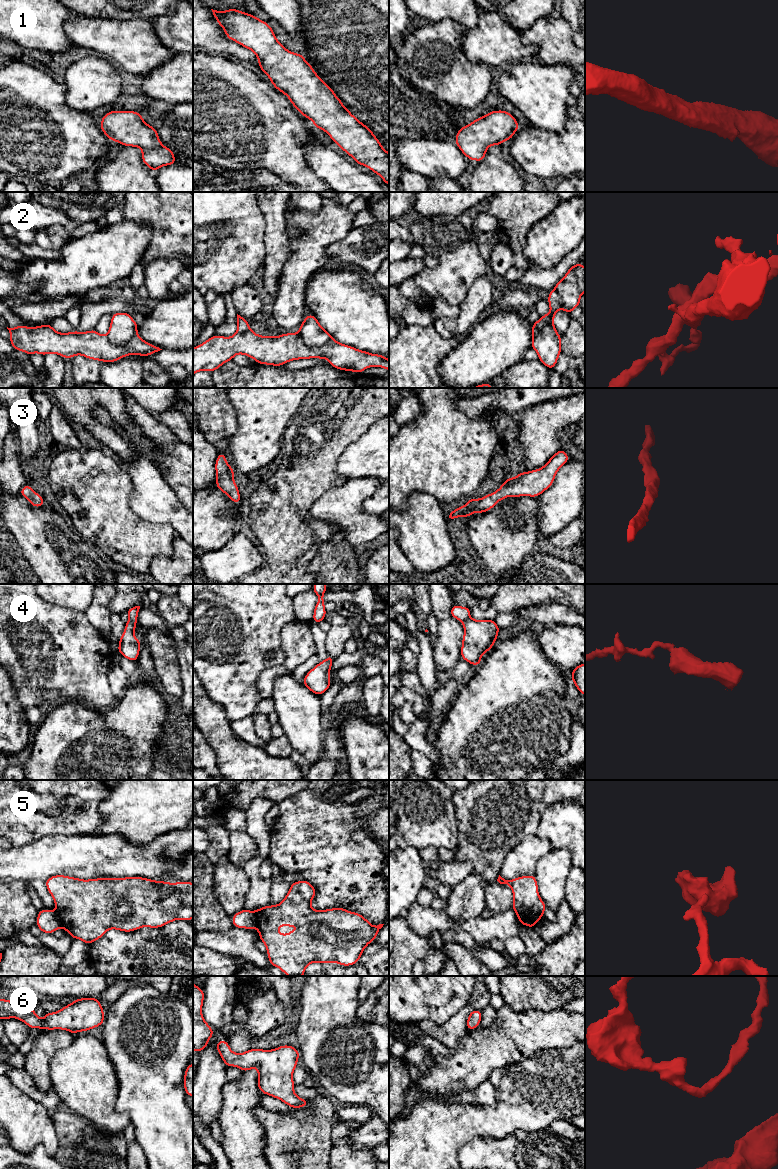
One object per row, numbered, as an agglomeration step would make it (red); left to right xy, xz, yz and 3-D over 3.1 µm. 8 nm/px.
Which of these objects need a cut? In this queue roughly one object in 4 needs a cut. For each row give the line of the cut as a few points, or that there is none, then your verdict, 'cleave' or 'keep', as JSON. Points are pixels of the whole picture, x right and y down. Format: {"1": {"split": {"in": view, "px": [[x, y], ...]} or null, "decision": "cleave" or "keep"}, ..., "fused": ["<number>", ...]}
{"1": {"split": null, "decision": "keep"}, "2": {"split": {"in": "xz", "px": [[298, 333], [300, 338], [312, 347], [320, 347], [332, 337]]}, "decision": "cleave"}, "3": {"split": null, "decision": "keep"}, "4": {"split": {"in": "yz", "px": [[469, 616], [463, 622]]}, "decision": "cleave"}, "5": {"split": {"in": "xy", "px": [[55, 911], [61, 926]]}, "decision": "cleave"}, "6": {"split": null, "decision": "keep"}, "fused": ["2", "4", "5"]}

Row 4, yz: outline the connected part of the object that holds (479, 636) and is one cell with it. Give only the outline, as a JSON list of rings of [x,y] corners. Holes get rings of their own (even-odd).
[[[471,617],[463,622],[463,628],[461,658],[477,666],[482,661],[482,655],[489,652],[497,641],[497,635],[501,629],[494,619],[478,621]]]

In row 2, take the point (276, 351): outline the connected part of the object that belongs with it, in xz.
[[[237,314],[237,332],[233,336],[214,335],[193,348],[193,375],[199,371],[213,372],[224,363],[233,360],[237,354],[253,358],[257,364],[272,366],[282,366],[293,360],[319,358],[327,359],[332,367],[344,371],[361,373],[369,367],[382,367],[389,371],[389,359],[383,355],[358,350],[339,343],[333,337],[321,347],[312,348],[304,343],[299,333],[280,334],[278,337],[258,335],[251,330],[249,322]]]

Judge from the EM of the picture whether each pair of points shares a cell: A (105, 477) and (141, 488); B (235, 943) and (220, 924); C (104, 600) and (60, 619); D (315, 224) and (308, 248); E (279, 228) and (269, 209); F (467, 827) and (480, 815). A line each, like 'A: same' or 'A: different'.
A: different
B: different
C: different
D: same
E: same
F: same

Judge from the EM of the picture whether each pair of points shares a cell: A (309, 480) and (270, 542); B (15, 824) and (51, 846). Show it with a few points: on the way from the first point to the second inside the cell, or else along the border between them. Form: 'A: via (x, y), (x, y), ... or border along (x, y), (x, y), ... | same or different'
A: via (294, 495), (281, 508), (281, 527) | same
B: border along (63, 835), (44, 835), (34, 841), (18, 846) | different

